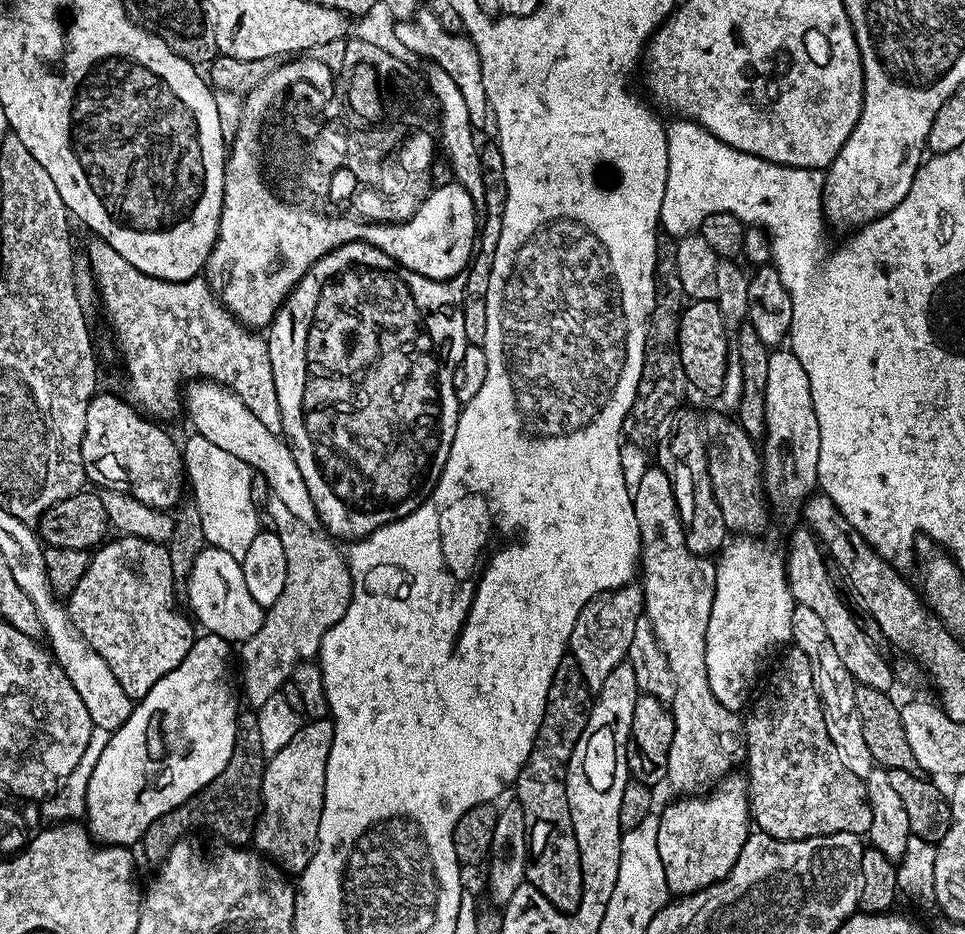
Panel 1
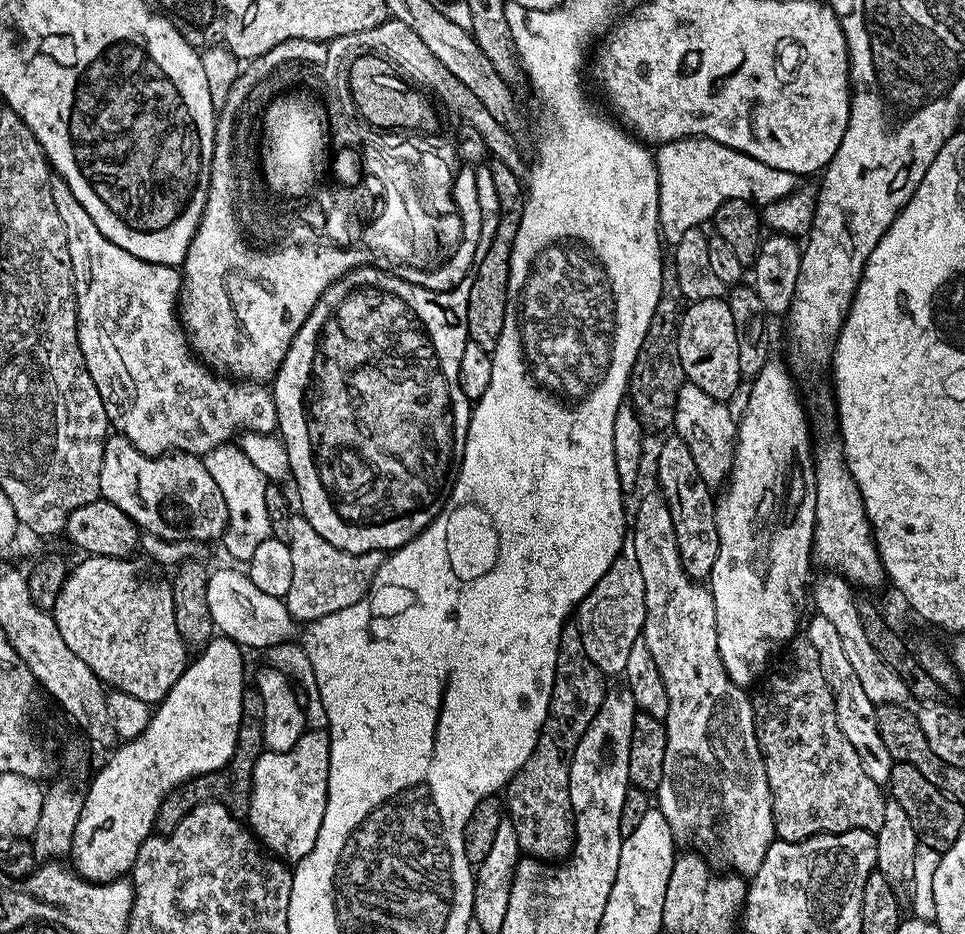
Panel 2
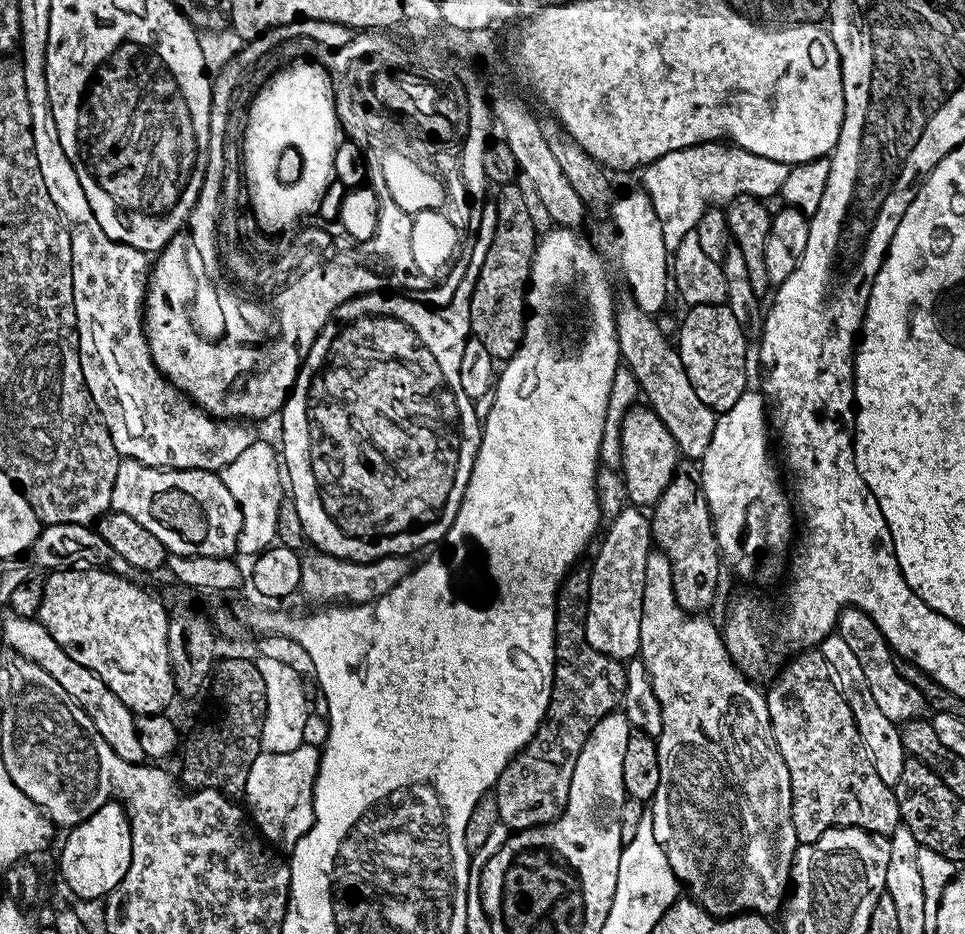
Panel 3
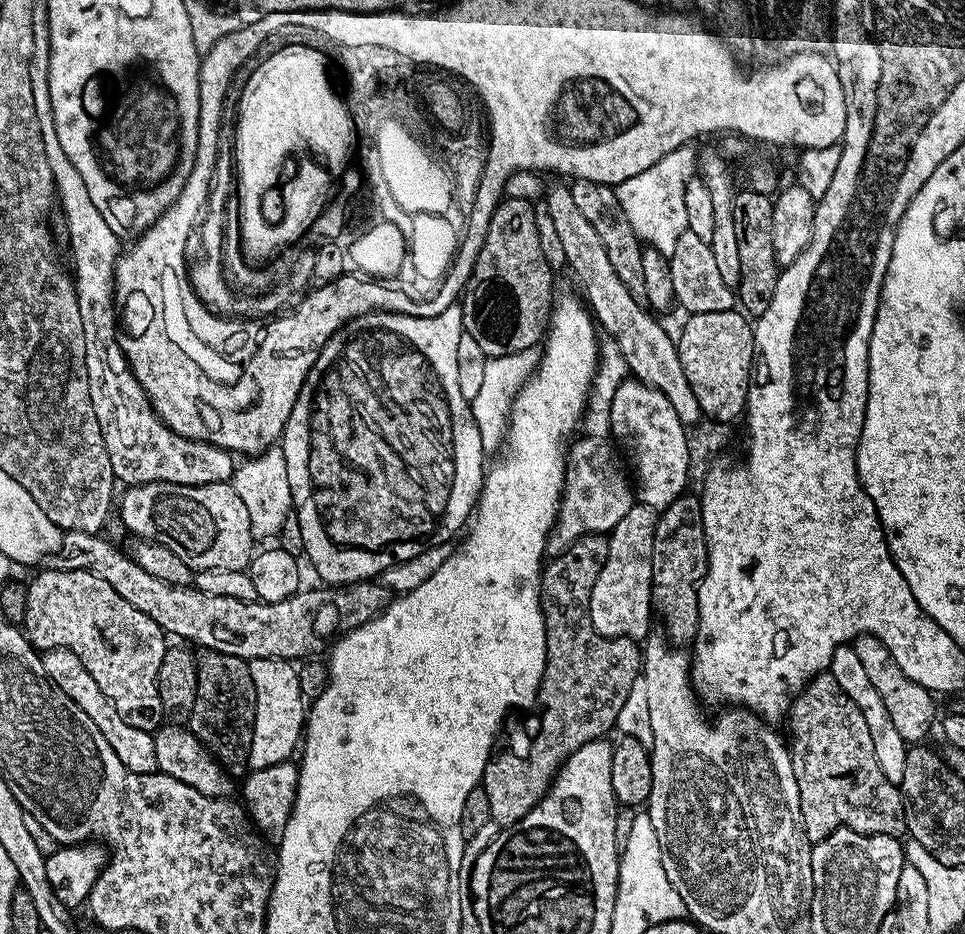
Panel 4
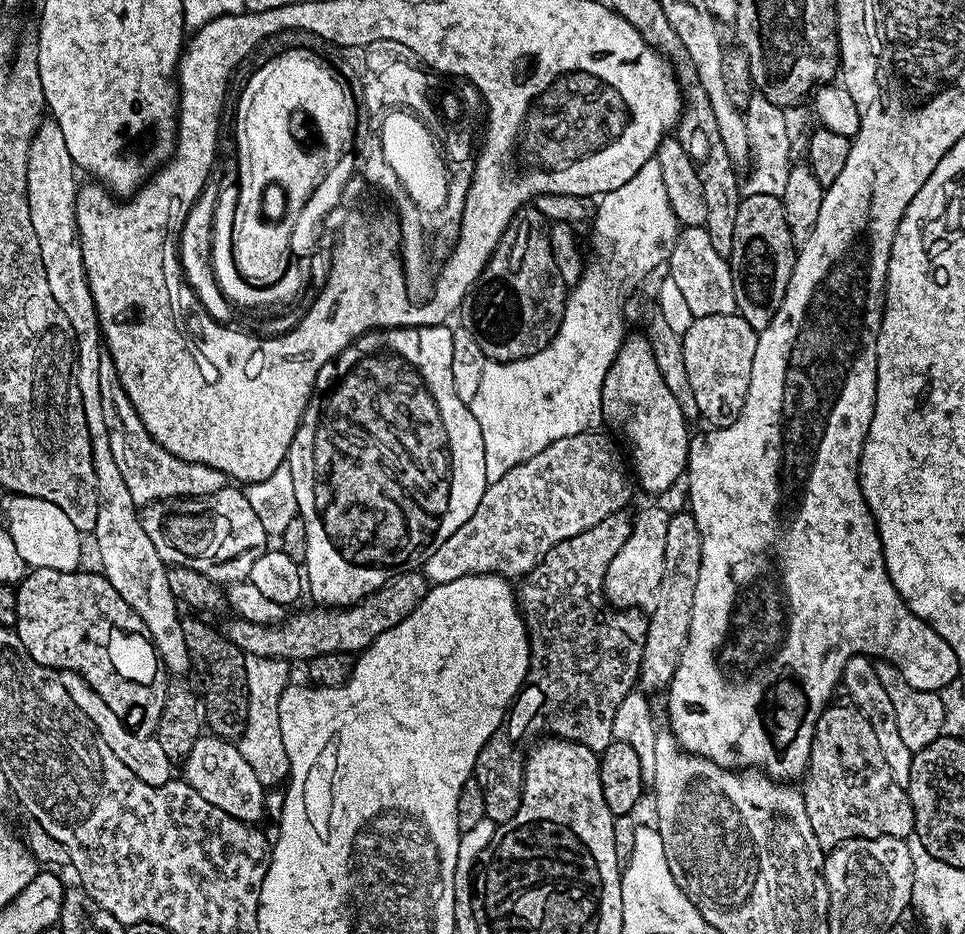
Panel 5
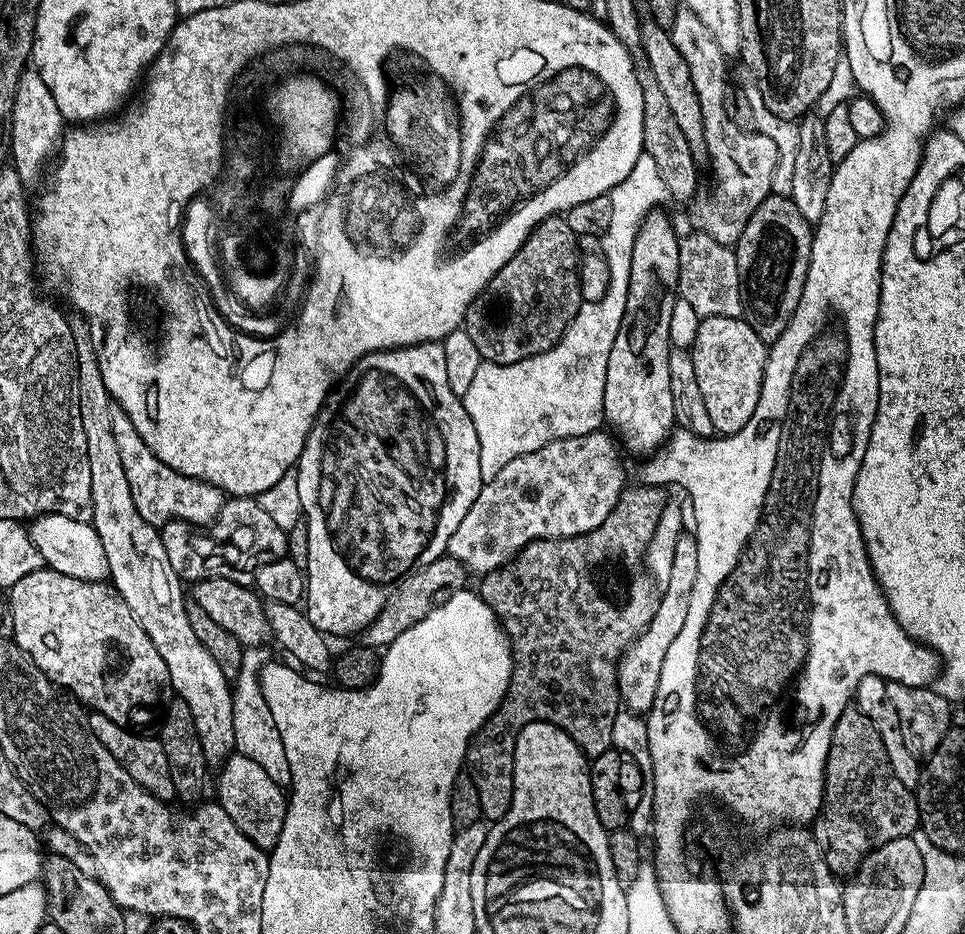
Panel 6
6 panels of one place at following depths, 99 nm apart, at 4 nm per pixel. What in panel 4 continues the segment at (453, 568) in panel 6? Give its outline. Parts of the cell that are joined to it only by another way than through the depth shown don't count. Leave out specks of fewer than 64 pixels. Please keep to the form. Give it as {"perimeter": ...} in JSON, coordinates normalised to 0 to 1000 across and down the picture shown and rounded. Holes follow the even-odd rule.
{"perimeter":[[[67,569],[62,587],[50,596],[51,609],[64,612],[92,612],[106,623],[114,623],[135,649],[147,653],[175,682],[188,681],[188,686],[200,685],[208,695],[226,696],[226,700],[242,700],[252,707],[297,707],[311,709],[326,703],[349,683],[371,670],[383,666],[404,646],[404,635],[397,624],[375,621],[372,625],[331,627],[320,634],[310,632],[294,643],[283,647],[257,646],[247,640],[222,639],[196,627],[176,627],[143,606],[136,594],[123,591],[115,577],[97,570]]]}

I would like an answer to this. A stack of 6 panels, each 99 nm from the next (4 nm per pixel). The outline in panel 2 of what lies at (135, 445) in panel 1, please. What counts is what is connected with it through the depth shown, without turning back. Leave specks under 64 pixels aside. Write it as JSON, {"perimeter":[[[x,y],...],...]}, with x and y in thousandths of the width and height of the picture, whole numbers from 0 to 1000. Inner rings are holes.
{"perimeter":[[[123,465],[113,466],[108,472],[104,530],[107,534],[118,537],[118,542],[130,548],[142,565],[172,578],[227,579],[236,562],[236,547],[230,533],[230,525],[226,525],[226,516],[218,512],[218,503],[213,503],[208,489],[199,488],[195,484],[152,488],[150,484],[144,484],[130,467]]]}

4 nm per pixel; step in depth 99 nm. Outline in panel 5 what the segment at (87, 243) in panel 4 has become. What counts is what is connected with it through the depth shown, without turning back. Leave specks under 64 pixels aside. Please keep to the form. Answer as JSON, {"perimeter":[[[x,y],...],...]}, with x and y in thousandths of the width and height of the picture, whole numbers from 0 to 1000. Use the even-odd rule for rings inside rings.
{"perimeter":[[[115,383],[105,384],[102,392],[102,413],[106,413],[106,444],[110,451],[110,465],[114,467],[114,482],[118,485],[118,496],[126,506],[126,513],[135,525],[135,533],[139,533],[142,542],[159,540],[161,535],[190,535],[192,533],[206,533],[226,529],[226,525],[237,521],[238,511],[230,507],[230,503],[222,503],[222,499],[213,499],[205,495],[193,495],[176,486],[164,473],[160,473],[158,466],[147,456],[147,448],[139,439],[131,418],[126,418],[126,409],[120,399],[120,393]]]}

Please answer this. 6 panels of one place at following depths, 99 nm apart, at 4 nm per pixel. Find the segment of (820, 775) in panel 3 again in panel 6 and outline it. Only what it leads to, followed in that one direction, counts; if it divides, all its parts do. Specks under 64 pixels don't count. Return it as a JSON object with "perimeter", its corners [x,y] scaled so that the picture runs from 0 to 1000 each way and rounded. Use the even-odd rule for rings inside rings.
{"perimeter":[[[880,756],[864,777],[860,807],[854,821],[854,863],[844,879],[846,905],[854,915],[856,927],[867,940],[882,939],[891,928],[891,922],[907,908],[913,908],[918,901],[936,895],[944,896],[950,890],[952,881],[953,868],[946,845],[931,837],[931,829],[926,829],[922,820],[922,812],[918,807],[918,799],[914,799],[910,782],[906,782],[897,764],[890,762],[886,756]]]}

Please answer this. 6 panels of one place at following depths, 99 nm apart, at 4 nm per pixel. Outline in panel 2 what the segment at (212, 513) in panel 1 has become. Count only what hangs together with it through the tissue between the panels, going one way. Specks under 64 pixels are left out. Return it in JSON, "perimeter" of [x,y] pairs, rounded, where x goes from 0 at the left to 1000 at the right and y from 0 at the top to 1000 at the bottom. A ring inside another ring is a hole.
{"perimeter":[[[240,473],[229,475],[215,485],[210,494],[213,503],[218,503],[218,512],[226,516],[226,525],[230,525],[230,533],[234,537],[236,562],[230,584],[242,599],[257,602],[263,595],[263,589],[283,573],[280,550],[276,546],[276,520],[279,515],[275,514],[267,499],[263,499],[252,482]]]}

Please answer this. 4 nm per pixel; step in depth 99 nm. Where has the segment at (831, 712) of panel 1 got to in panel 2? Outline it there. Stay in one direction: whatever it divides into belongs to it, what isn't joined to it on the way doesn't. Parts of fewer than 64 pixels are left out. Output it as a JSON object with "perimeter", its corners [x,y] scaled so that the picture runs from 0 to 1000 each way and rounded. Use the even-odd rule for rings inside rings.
{"perimeter":[[[846,657],[837,668],[835,680],[839,687],[844,687],[844,696],[848,696],[848,704],[852,709],[854,725],[866,757],[868,778],[873,786],[877,786],[877,794],[885,799],[893,816],[893,824],[897,824],[897,829],[902,829],[902,833],[906,833],[908,839],[919,840],[926,815],[922,803],[918,803],[918,794],[914,794],[914,786],[910,786],[908,781],[909,755],[904,754],[902,747],[897,747],[893,730],[889,730],[889,722],[885,722],[885,713],[881,713],[881,704],[877,704],[873,683],[868,683],[868,673],[858,663]]]}

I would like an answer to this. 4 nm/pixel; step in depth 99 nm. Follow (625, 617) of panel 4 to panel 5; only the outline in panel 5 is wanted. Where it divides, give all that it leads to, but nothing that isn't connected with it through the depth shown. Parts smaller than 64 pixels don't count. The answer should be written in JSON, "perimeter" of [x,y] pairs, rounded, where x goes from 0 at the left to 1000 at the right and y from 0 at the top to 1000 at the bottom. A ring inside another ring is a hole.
{"perimeter":[[[667,544],[658,549],[653,576],[645,582],[645,589],[636,593],[626,620],[626,640],[639,653],[657,651],[668,657],[675,656],[684,640],[686,606],[690,603],[690,566],[694,563],[693,545]]]}

